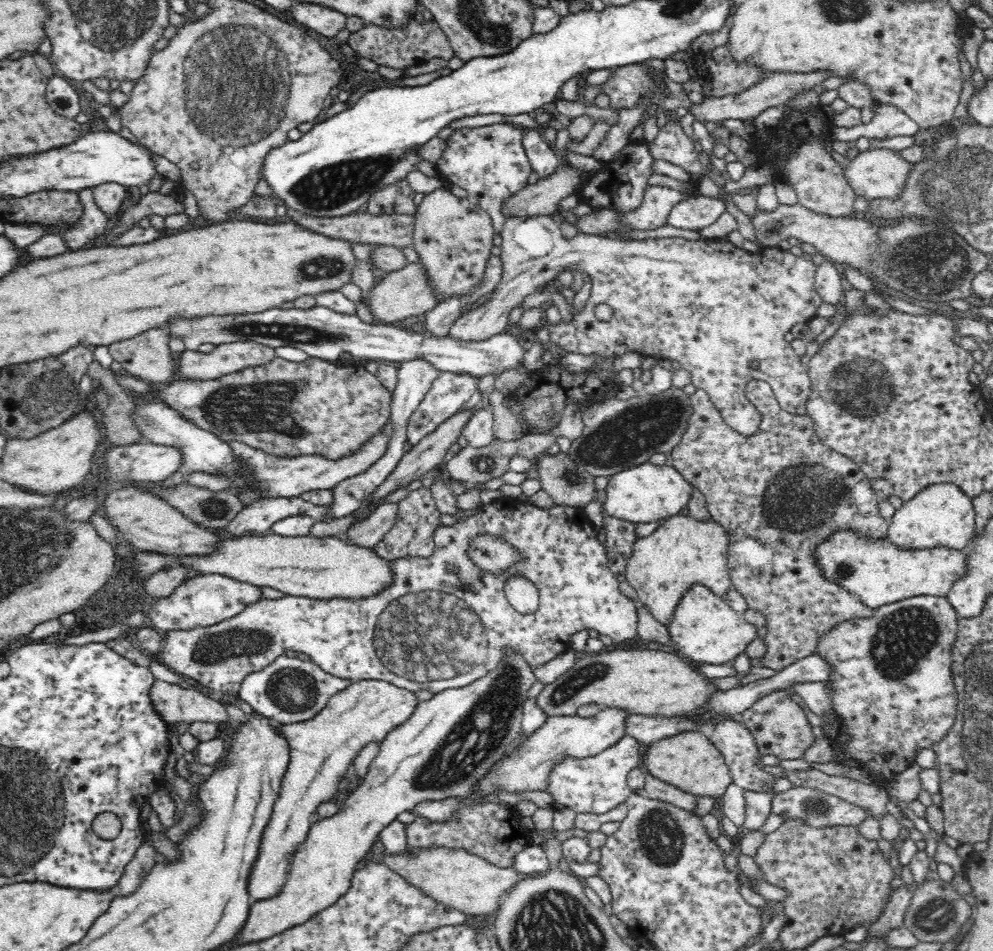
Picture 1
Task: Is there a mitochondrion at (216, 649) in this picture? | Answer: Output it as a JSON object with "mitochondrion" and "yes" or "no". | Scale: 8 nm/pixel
{"mitochondrion":"yes"}

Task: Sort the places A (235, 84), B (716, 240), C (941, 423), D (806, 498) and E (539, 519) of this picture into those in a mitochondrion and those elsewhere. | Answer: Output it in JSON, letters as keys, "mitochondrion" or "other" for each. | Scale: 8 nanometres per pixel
{"A":"mitochondrion","B":"other","C":"other","D":"mitochondrion","E":"other"}

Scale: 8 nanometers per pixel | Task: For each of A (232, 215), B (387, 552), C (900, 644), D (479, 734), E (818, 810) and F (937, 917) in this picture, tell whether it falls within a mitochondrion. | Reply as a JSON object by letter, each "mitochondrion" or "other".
{"A":"other","B":"other","C":"mitochondrion","D":"mitochondrion","E":"mitochondrion","F":"mitochondrion"}

